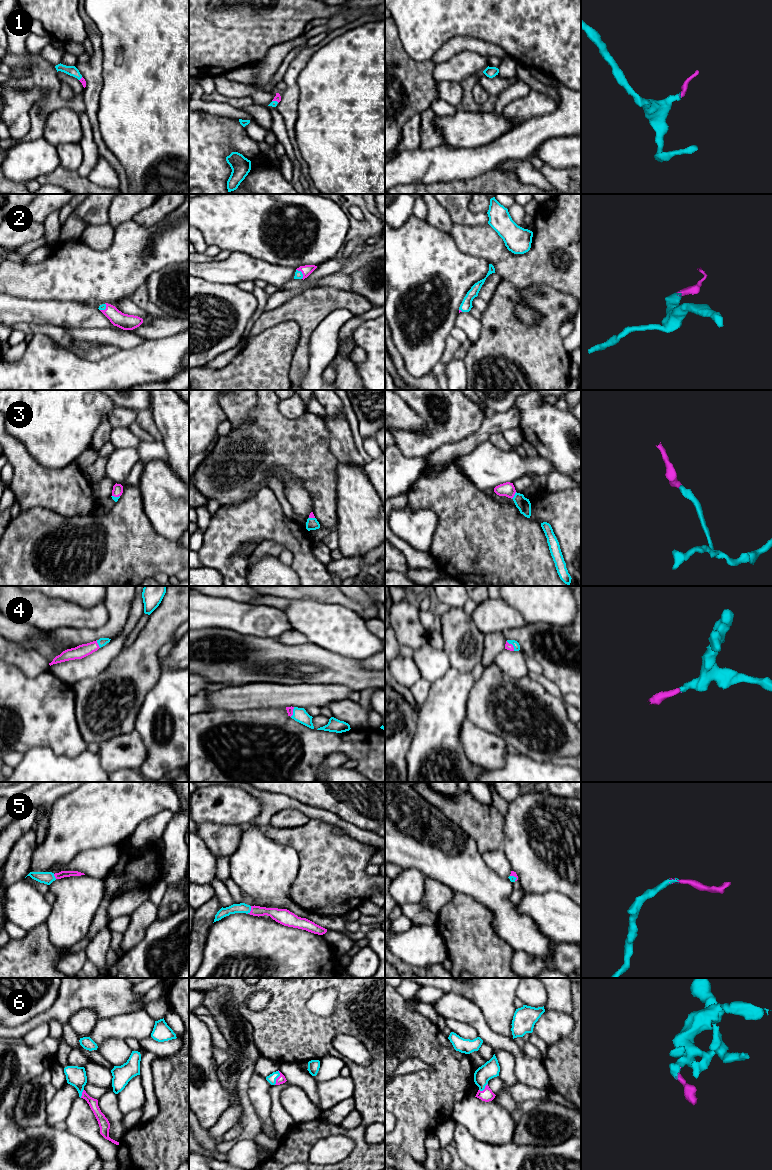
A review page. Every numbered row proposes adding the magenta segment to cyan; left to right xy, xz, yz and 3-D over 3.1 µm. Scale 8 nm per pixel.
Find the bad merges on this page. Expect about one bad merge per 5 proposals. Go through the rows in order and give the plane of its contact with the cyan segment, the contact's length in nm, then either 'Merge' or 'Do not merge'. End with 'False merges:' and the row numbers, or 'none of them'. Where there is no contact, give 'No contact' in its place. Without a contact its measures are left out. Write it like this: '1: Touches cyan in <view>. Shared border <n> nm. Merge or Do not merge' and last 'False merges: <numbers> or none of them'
1: Touches cyan in xz. Shared border 60 nm. Merge
2: Touches cyan in xz. Shared border 90 nm. Merge
3: Touches cyan in yz. Shared border 70 nm. Merge
4: Touches cyan in xy. Shared border 70 nm. Merge
5: Touches cyan in xz. Shared border 70 nm. Merge
6: Touches cyan in xz. Shared border 120 nm. Merge
False merges: none of them

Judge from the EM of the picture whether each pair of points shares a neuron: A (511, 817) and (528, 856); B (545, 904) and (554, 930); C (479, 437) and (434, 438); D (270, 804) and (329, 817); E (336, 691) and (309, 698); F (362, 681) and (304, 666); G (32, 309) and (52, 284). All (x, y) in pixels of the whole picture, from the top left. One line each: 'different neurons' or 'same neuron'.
A: same neuron
B: same neuron
C: different neurons
D: same neuron
E: same neuron
F: same neuron
G: different neurons

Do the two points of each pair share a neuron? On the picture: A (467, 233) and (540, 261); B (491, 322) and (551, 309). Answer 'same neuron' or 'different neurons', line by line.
A: same neuron
B: same neuron

